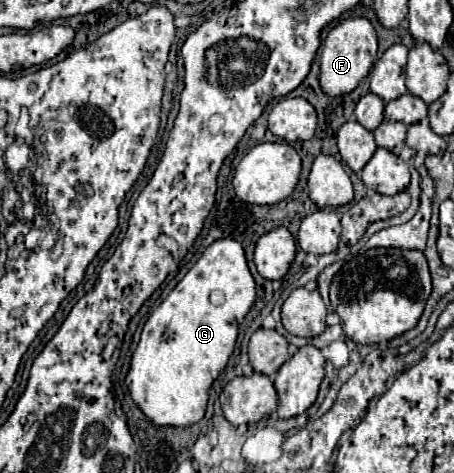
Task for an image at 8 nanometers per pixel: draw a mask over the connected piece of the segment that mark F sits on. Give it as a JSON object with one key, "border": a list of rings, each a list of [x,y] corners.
{"border":[[[352,17],[352,19],[338,23],[336,27],[332,27],[324,39],[322,55],[320,55],[320,87],[322,87],[322,91],[330,97],[338,97],[338,95],[344,95],[344,93],[350,93],[352,89],[356,89],[358,83],[368,75],[370,67],[374,65],[376,51],[378,51],[376,31],[368,19]]]}

